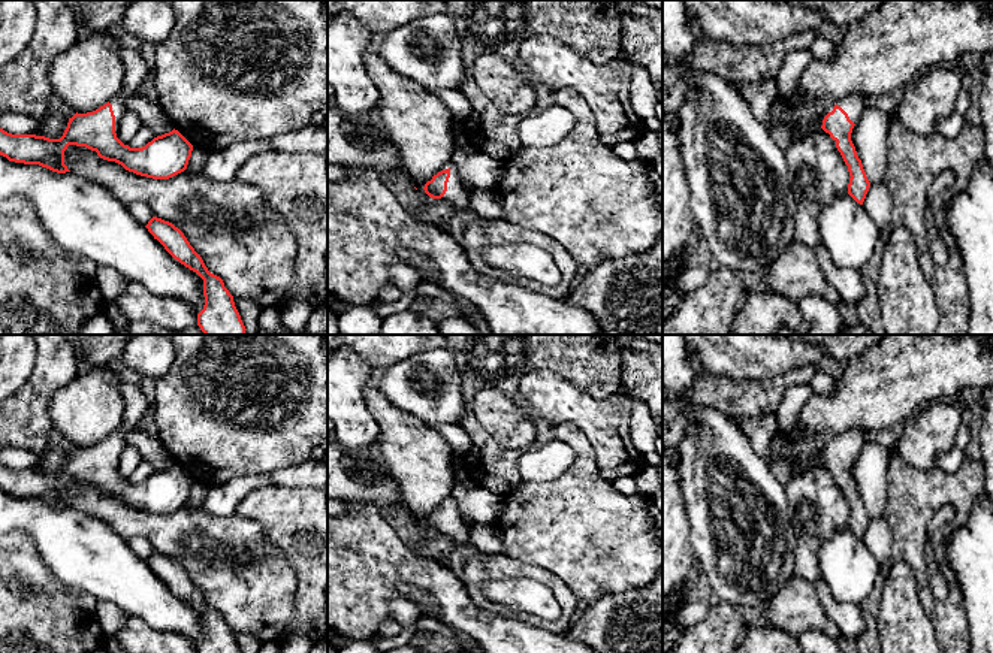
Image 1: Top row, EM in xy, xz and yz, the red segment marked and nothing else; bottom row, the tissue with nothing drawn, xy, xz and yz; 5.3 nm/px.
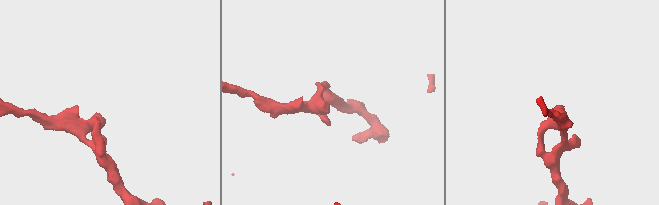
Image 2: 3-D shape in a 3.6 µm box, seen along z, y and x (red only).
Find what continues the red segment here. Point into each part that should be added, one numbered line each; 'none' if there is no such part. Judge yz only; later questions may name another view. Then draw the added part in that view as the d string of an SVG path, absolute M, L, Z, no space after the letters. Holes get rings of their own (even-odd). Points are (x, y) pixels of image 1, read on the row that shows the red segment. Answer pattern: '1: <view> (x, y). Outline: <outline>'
1: yz (854, 105). Outline: M852 94L837 102L836 105L840 106L848 114L849 120L854 124L857 124L860 121L861 114L867 108L866 100L867 97L863 94Z

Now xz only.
1: xz (456, 193). Outline: M450 167L447 191L441 199L455 203L461 211L471 211L470 194L471 194L471 190L467 190L464 187L462 179Z

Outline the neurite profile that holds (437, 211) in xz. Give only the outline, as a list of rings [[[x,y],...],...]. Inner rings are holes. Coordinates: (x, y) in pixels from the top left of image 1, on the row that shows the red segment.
[[[432,199],[423,203],[417,209],[411,211],[413,217],[425,224],[432,224],[441,227],[444,223],[450,221],[455,214],[461,209],[447,200]]]

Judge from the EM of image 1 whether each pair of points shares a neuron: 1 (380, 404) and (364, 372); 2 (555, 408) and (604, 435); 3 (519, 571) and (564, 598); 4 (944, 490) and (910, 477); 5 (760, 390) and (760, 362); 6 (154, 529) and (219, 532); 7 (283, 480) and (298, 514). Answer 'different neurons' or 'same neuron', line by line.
1: different neurons
2: same neuron
3: same neuron
4: same neuron
5: different neurons
6: same neuron
7: different neurons

